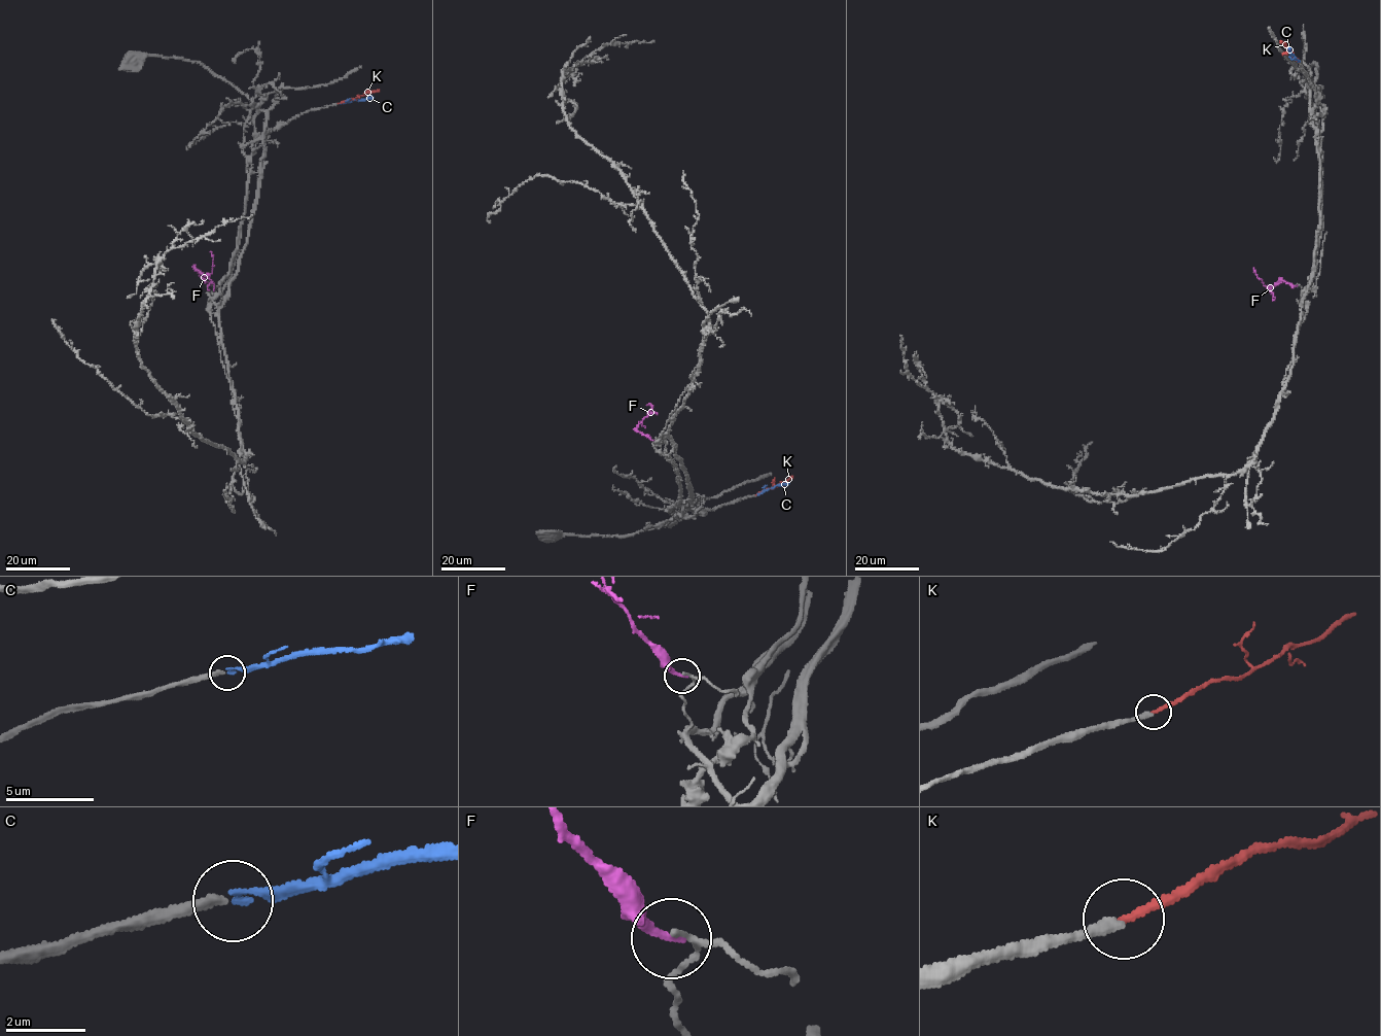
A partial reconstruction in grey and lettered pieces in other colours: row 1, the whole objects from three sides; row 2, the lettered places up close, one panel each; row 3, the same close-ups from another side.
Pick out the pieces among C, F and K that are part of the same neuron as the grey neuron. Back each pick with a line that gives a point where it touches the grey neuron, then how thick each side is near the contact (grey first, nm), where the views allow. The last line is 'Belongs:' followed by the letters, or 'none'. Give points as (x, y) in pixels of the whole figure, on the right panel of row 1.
C: Touches grey at (1299, 62). Thickness 260 nm (grey) against 170 nm
Belongs: C

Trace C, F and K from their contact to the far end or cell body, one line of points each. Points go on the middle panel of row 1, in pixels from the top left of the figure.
C: (756, 494), (788, 484)
F: (652, 440), (637, 429), (650, 409), (651, 406), (646, 405)
K: (756, 494), (793, 476)

